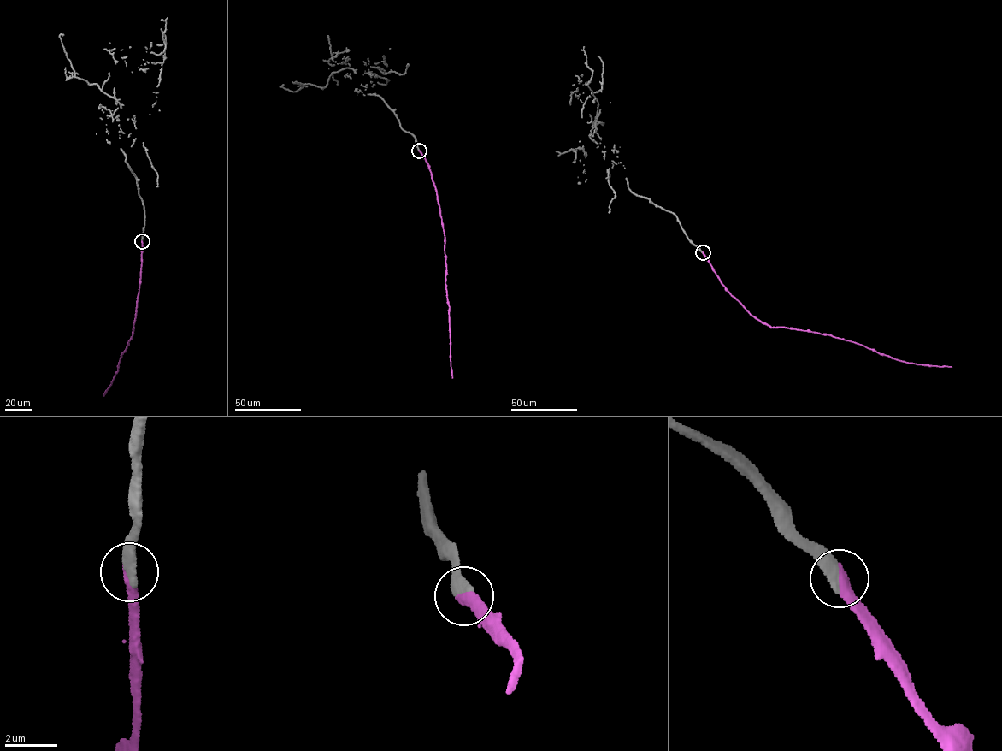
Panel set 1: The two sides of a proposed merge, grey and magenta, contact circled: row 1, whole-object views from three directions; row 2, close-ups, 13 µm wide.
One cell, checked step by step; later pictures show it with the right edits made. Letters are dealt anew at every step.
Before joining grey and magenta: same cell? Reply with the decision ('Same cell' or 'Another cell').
Same cell

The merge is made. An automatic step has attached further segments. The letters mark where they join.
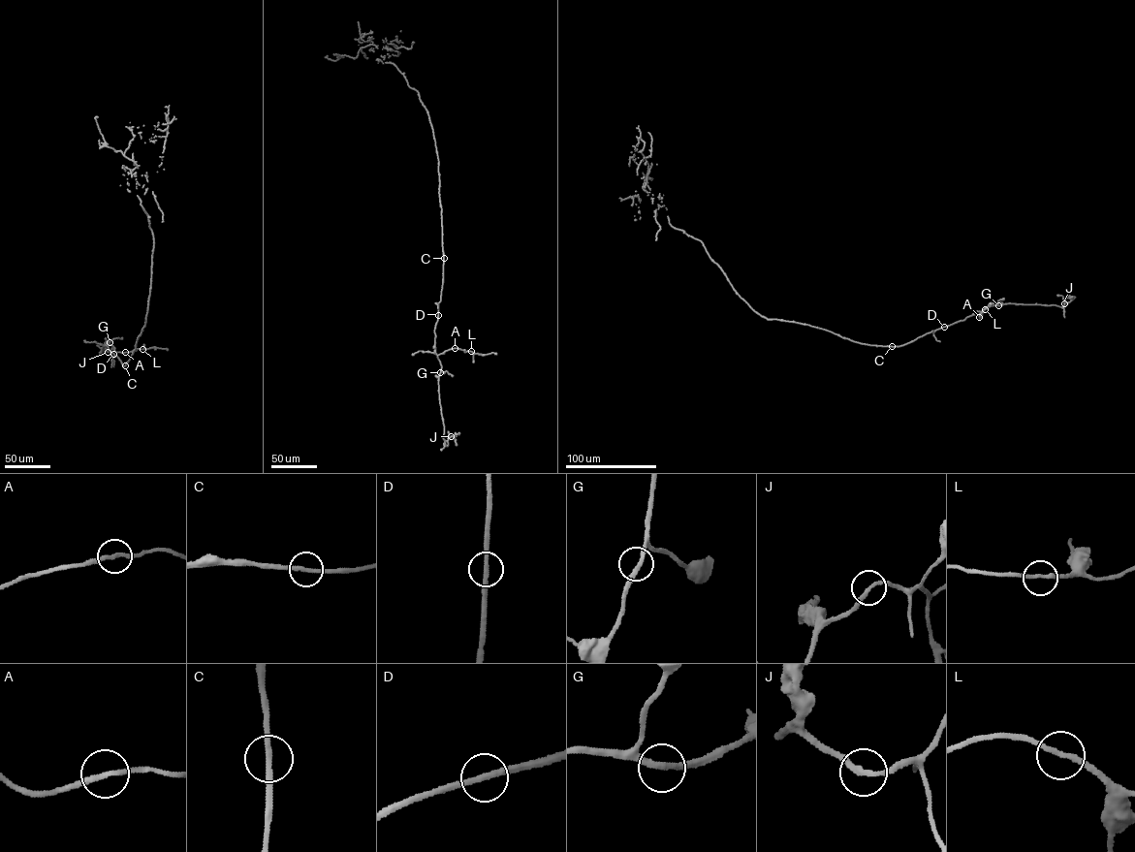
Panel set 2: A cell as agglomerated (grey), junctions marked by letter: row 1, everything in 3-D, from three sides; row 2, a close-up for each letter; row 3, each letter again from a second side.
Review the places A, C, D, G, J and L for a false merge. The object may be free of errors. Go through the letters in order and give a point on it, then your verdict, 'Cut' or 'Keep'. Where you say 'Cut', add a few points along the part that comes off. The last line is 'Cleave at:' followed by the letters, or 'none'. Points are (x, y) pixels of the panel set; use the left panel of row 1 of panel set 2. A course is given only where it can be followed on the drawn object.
A: Place: (125, 352). Keep
C: Place: (125, 365). Keep
D: Place: (113, 354). Keep
G: Place: (110, 342). Keep
J: Place: (108, 352). Keep
L: Place: (142, 349). Keep
Cleave at: none

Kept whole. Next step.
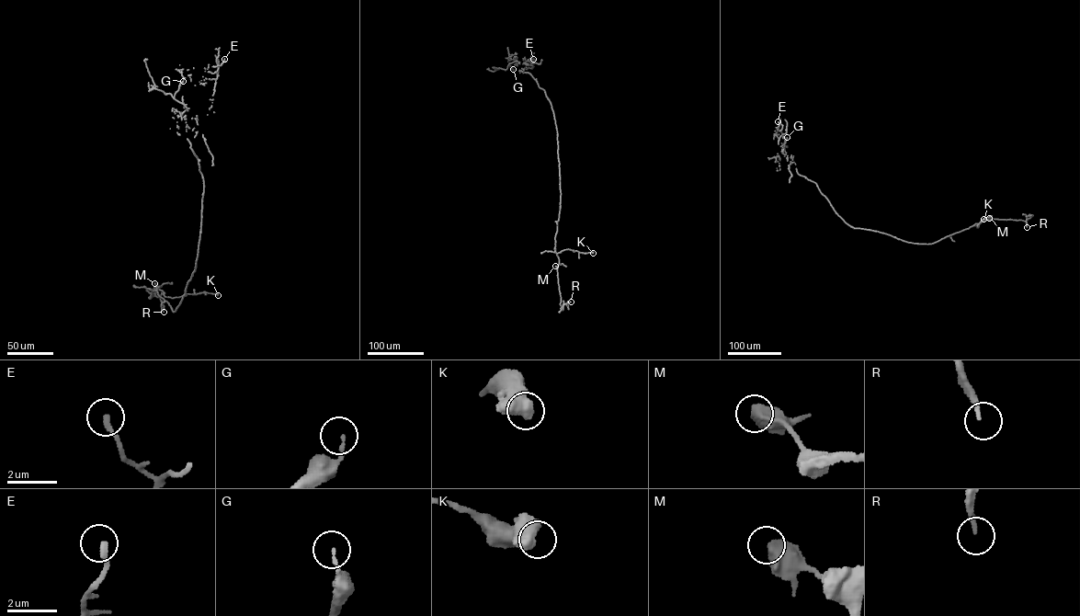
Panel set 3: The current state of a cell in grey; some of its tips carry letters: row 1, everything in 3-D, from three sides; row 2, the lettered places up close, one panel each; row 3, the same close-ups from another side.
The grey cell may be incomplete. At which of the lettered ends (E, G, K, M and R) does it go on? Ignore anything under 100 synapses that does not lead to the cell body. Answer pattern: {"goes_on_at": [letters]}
{"goes_on_at": []}

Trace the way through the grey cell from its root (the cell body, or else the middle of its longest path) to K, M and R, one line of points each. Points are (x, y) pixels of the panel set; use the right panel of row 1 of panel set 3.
K: (868, 230), (908, 242), (930, 244), (975, 223), (979, 223), (978, 227), (983, 219)
M: (868, 230), (908, 242), (930, 244), (989, 218)
R: (868, 230), (908, 242), (928, 244), (985, 220), (1025, 221), (1027, 218), (1027, 227)

